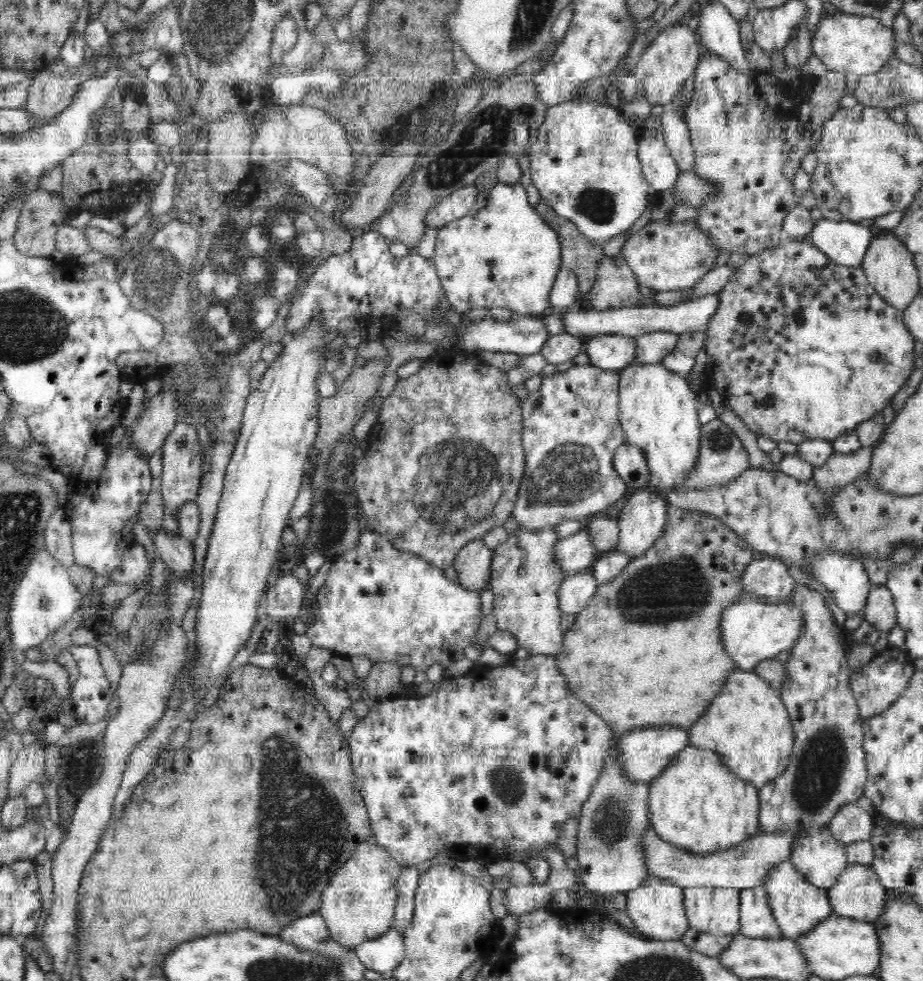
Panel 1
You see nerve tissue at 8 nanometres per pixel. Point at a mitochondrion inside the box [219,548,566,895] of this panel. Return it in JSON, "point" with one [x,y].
{"point":[505,780]}

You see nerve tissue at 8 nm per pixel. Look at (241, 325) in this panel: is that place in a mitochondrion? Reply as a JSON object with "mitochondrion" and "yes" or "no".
{"mitochondrion":"yes"}

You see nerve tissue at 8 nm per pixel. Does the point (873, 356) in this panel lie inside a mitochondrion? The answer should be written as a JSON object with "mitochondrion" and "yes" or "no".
{"mitochondrion":"yes"}

